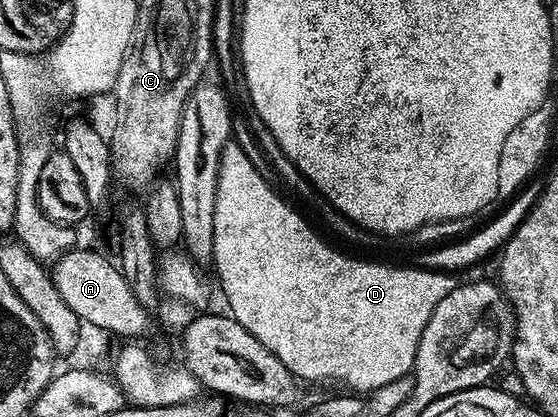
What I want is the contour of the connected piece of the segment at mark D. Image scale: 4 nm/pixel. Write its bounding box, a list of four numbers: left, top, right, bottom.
[214,143,458,395]

